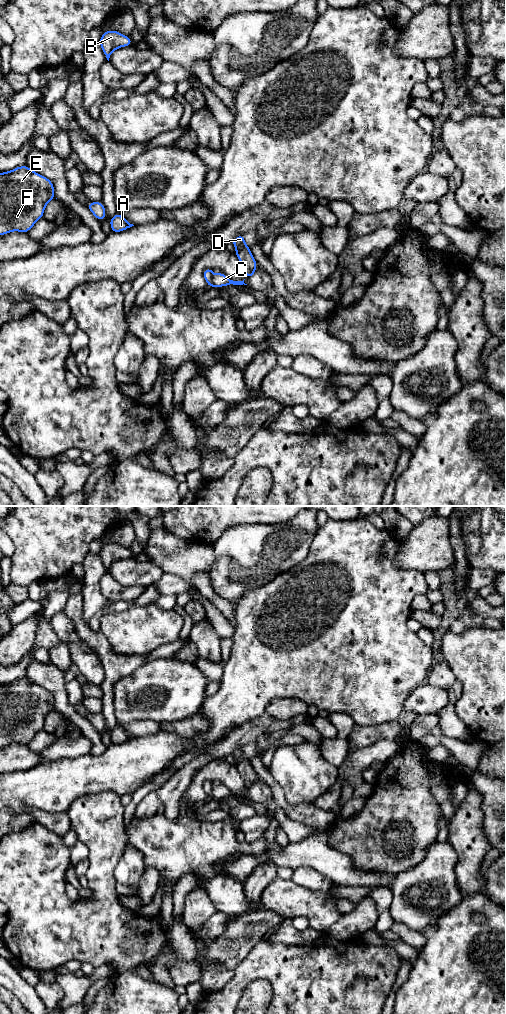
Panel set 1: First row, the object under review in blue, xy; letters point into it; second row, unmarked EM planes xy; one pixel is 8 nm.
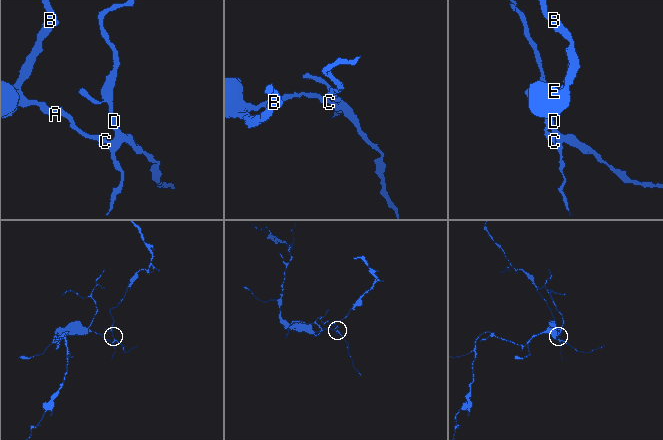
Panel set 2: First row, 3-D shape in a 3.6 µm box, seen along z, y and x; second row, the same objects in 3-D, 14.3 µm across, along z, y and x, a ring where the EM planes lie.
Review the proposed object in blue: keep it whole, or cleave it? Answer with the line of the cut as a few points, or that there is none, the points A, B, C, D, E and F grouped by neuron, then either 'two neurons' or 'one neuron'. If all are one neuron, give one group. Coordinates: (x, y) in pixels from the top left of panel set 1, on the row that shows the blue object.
xy (213, 275), (212, 281), (208, 285) | A B E F / C D | two neurons

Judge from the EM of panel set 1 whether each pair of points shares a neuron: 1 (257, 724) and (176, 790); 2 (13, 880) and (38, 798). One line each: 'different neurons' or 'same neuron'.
1: same neuron
2: different neurons

